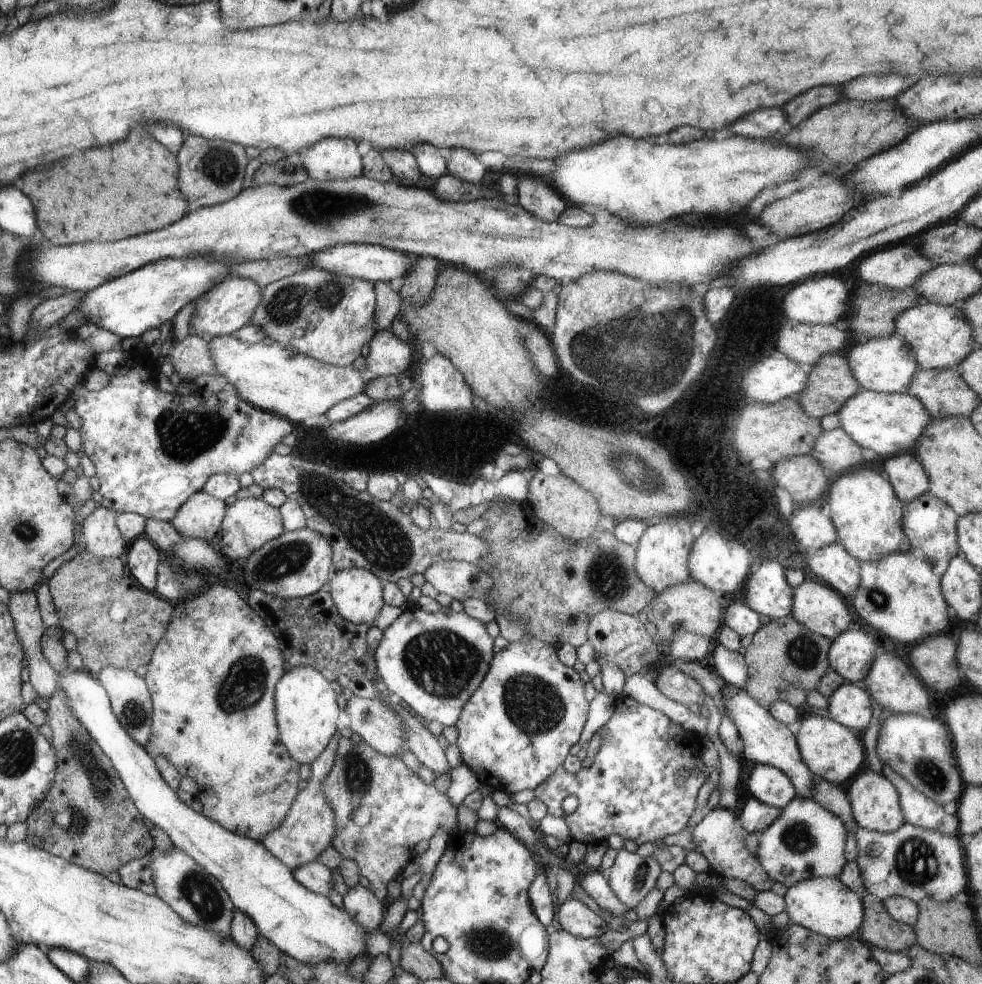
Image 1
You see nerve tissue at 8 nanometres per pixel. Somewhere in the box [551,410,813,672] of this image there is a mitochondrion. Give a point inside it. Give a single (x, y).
(619, 452)

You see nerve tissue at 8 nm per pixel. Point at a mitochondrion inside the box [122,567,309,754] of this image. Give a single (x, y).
(244, 686)

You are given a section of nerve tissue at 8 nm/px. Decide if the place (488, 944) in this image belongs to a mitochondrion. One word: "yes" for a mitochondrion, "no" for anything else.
yes

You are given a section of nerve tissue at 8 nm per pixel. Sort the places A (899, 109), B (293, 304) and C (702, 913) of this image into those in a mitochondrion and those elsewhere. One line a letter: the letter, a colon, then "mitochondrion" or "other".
A: other
B: mitochondrion
C: other

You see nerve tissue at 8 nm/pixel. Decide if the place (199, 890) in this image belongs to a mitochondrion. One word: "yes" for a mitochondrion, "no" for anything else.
yes

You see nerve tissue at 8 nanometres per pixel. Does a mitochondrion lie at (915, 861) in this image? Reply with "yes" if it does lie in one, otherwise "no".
yes

